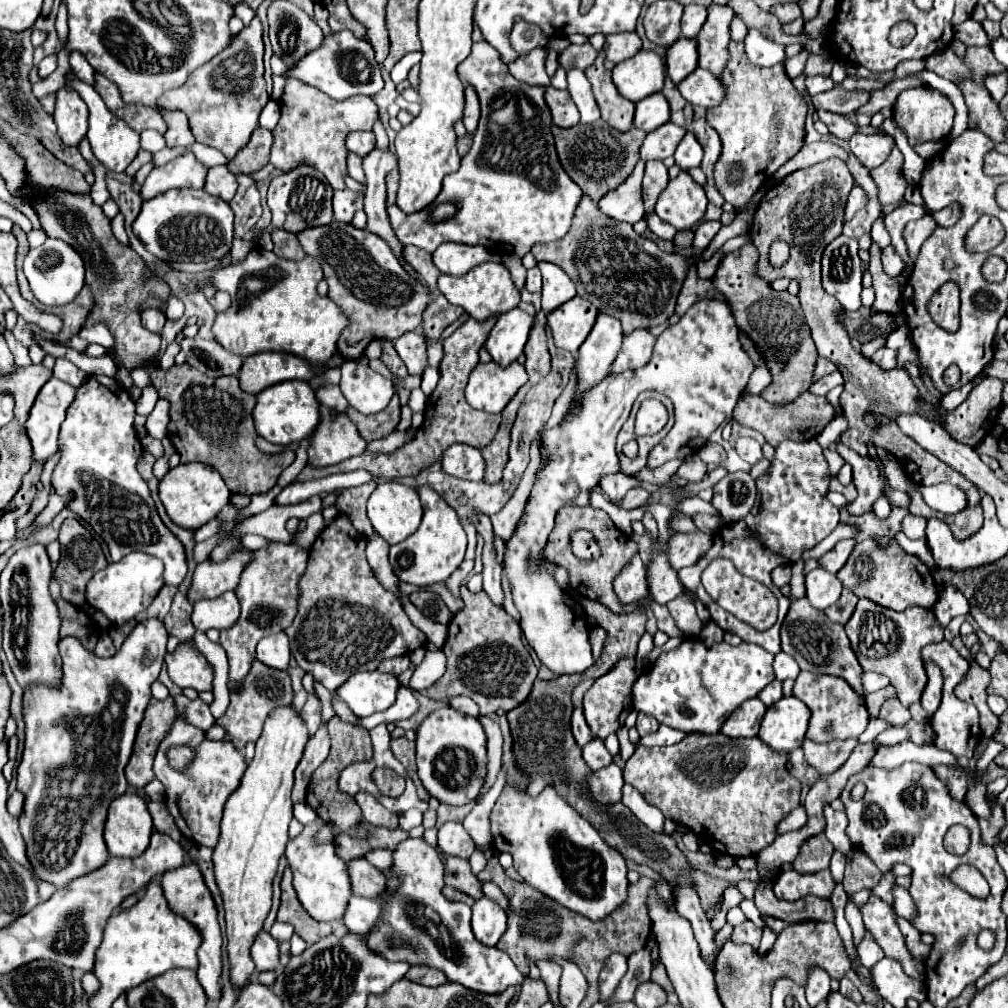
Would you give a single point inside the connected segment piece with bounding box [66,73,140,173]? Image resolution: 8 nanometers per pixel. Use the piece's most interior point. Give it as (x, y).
(114, 144)

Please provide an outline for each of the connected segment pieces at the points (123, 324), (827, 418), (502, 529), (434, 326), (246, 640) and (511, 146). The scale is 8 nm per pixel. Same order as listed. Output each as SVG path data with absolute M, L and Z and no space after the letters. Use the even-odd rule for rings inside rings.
M52 191L44 195L34 205L34 209L46 235L66 241L82 255L86 263L86 285L92 291L94 305L84 321L84 327L104 323L110 329L114 347L108 353L120 367L134 369L150 367L154 363L158 367L160 335L154 335L140 325L140 305L148 299L166 301L170 295L170 285L156 275L146 277L148 267L142 257L130 245L122 245L114 239L110 231L110 219L102 213L100 207L92 203L90 195L58 195L58 191Z
M808 391L784 405L770 405L762 397L742 395L734 409L734 419L746 427L760 431L772 447L778 447L778 443L784 439L800 439L800 441L814 439L832 421L832 417L836 417L836 409L832 407L832 403L828 403L826 397L816 397Z
M540 433L536 435L536 441L532 443L532 449L530 449L530 463L520 479L520 485L518 489L514 491L514 495L510 497L510 501L500 509L500 513L494 513L490 517L492 521L492 529L494 529L494 535L500 537L500 539L510 539L512 533L514 533L514 527L524 511L524 503L528 499L528 493L534 485L534 477L536 477L536 471L538 471L538 465L540 465L540 443L538 443L538 437Z
M436 295L426 311L424 311L424 321L422 321L422 331L424 331L424 337L426 337L426 343L434 343L440 339L442 331L454 323L464 311L460 307L454 307L446 301L444 295Z
M270 541L268 545L252 551L252 561L244 567L240 575L240 583L236 587L236 595L242 605L240 619L220 633L220 645L224 647L230 663L228 675L228 689L232 693L242 691L242 681L246 679L254 659L256 659L256 645L262 637L286 631L298 613L298 599L300 587L298 581L306 571L308 551L300 545L284 545Z
M486 41L472 45L472 53L466 57L466 61L458 65L458 77L462 83L474 87L482 107L482 117L474 133L472 149L468 155L462 157L460 169L444 177L444 187L432 205L412 215L406 215L396 205L388 207L390 225L396 237L404 245L414 245L428 253L432 253L438 245L452 241L464 245L498 247L500 253L516 253L518 257L524 257L534 243L552 243L562 239L562 235L566 235L566 231L570 229L574 207L582 197L582 189L566 175L564 167L558 161L558 153L552 137L552 115L544 101L546 87L536 87L514 79L512 73L508 71L508 65L502 61L500 53ZM510 103L512 103L512 119L508 119L506 123L492 123L490 121L492 115L508 107ZM446 203L454 205L454 215L434 221L432 211Z

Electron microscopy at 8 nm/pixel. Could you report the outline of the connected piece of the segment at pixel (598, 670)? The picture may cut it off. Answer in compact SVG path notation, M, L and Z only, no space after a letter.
M584 599L582 607L584 607L586 615L592 617L610 635L600 659L588 671L584 671L590 675L588 679L598 679L598 677L606 675L620 659L636 655L636 645L638 645L640 637L644 635L646 613L634 611L630 615L614 615L604 605L594 603L590 599Z

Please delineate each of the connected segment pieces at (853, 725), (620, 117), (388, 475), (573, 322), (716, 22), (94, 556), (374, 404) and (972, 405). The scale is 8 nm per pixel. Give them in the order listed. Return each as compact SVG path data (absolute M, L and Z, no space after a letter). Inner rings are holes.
M800 671L796 683L794 683L794 697L804 701L810 709L810 723L806 731L806 739L812 739L816 743L828 743L834 739L850 739L864 733L870 715L866 711L862 695L858 695L842 677L832 675L812 675L806 671ZM832 723L834 727L840 727L840 733L824 733L824 727Z
M604 51L598 53L598 59L592 67L588 67L584 73L592 85L592 93L596 97L596 103L600 107L602 119L618 129L618 131L630 131L632 129L632 115L634 115L634 103L628 99L622 99L618 95L618 89L612 83L610 71L604 69Z
M494 315L486 321L468 319L448 339L444 339L444 359L440 363L440 381L438 381L438 387L434 389L434 393L428 397L426 421L416 431L416 437L410 443L406 443L402 449L398 449L390 455L358 455L358 457L350 457L342 463L328 465L328 467L306 465L302 469L302 473L298 475L298 481L320 479L320 477L326 477L332 473L348 473L354 469L366 469L374 477L382 477L382 479L400 479L406 475L416 475L424 465L440 461L440 457L448 445L466 443L466 445L474 445L478 449L488 445L496 435L496 429L500 425L500 415L490 415L490 413L476 411L474 407L470 407L468 401L464 399L464 387L468 383L472 369L478 365L478 351L484 345L484 341L488 339L488 333L494 327L496 319L498 319L498 315Z
M574 297L564 305L560 305L558 309L550 311L548 325L552 329L556 347L576 353L584 343L584 339L588 337L596 315L598 309L582 297Z
M712 3L708 7L708 19L698 33L698 65L702 69L712 71L714 75L722 73L726 67L726 47L730 41L730 23L734 19L734 11L730 7L722 7Z
M66 519L60 527L60 547L62 547L62 557L60 557L60 563L54 571L54 579L56 583L60 585L60 591L62 591L62 597L70 603L86 603L84 599L84 589L86 589L86 583L92 579L92 575L100 569L104 569L108 565L104 553L102 553L102 547L100 543L76 521L76 519Z
M346 361L342 365L340 389L348 403L362 415L374 415L382 411L394 395L394 385L370 367L362 367Z
M984 377L980 381L980 385L976 385L970 395L966 397L964 403L960 403L952 413L944 413L940 407L938 411L944 415L944 429L954 437L958 439L960 443L966 443L970 447L976 447L982 437L986 437L994 425L996 425L996 419L998 419L998 411L1002 407L1002 389L1004 389L1004 381L1002 379L996 379L996 377Z

